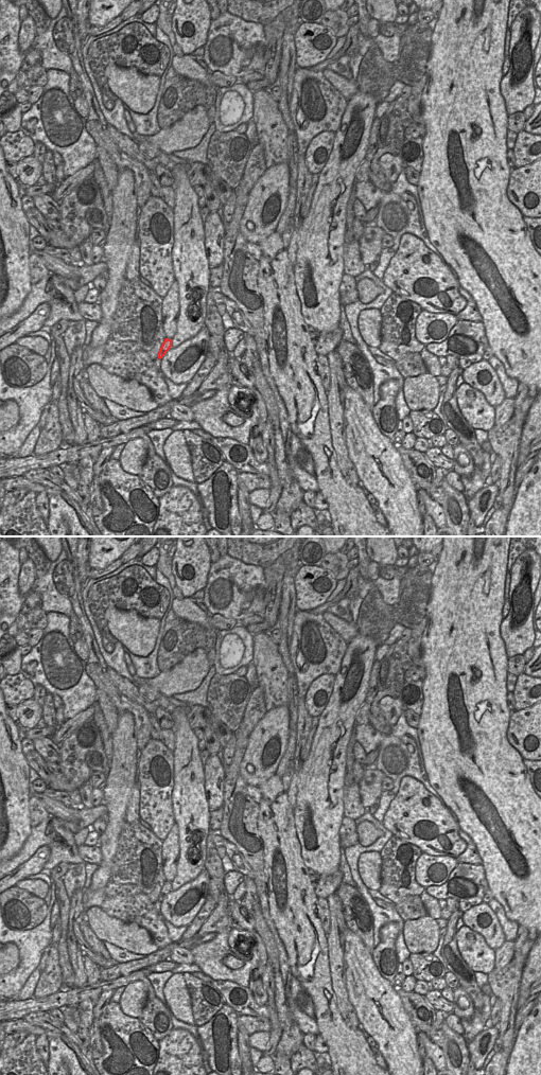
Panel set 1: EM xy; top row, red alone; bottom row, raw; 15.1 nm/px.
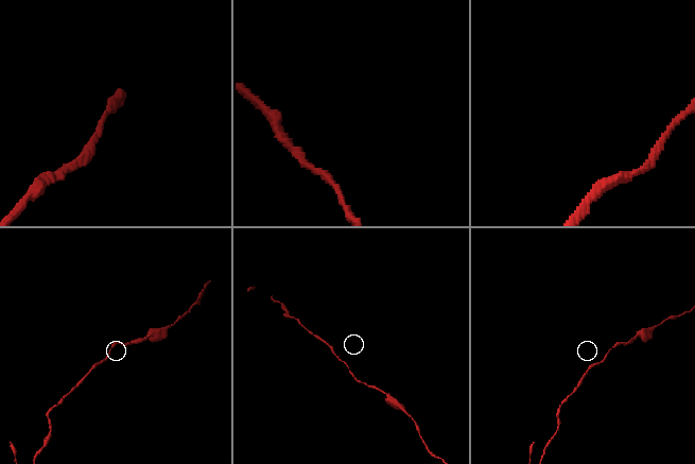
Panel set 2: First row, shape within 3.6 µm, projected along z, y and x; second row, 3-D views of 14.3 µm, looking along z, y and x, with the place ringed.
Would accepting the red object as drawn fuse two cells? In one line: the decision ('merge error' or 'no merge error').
no merge error

